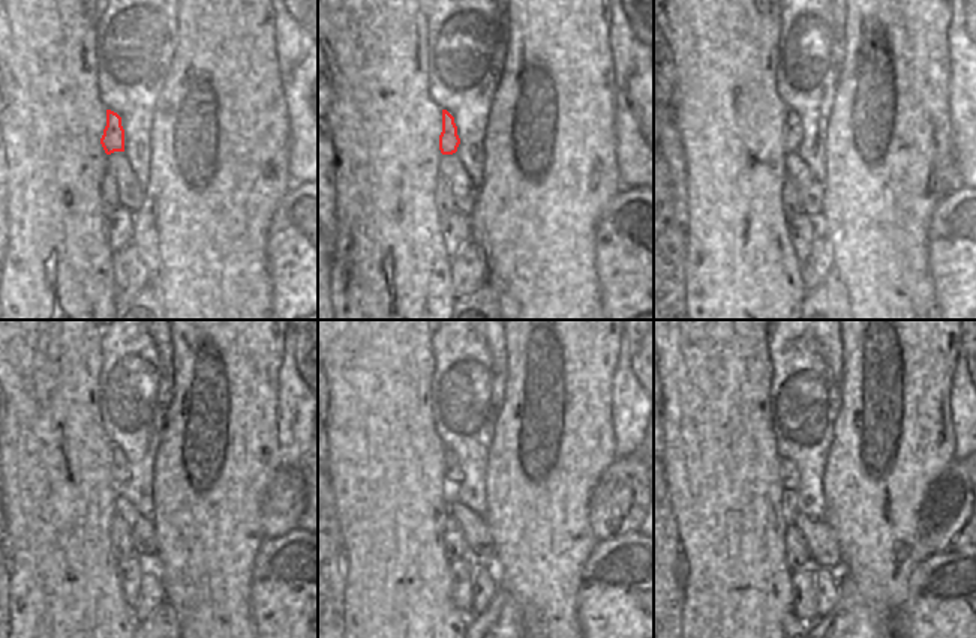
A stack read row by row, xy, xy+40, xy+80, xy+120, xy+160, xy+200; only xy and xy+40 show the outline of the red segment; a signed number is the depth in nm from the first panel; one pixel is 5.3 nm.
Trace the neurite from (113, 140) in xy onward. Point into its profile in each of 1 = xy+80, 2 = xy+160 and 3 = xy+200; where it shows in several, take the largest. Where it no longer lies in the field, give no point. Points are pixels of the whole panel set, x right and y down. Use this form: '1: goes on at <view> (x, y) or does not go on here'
1: goes on at xy+80 (792, 137)
2: goes on at xy+160 (453, 475)
3: goes on at xy+200 (789, 473)

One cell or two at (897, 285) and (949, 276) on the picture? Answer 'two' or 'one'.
two

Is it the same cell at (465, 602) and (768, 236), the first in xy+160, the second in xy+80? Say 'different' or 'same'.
different

